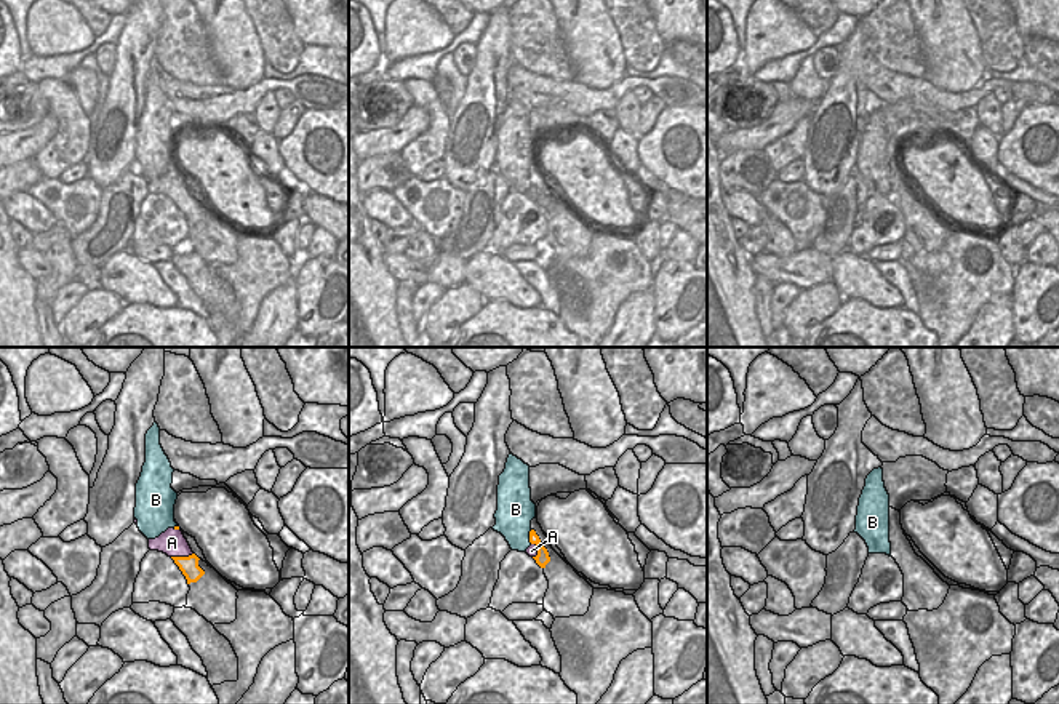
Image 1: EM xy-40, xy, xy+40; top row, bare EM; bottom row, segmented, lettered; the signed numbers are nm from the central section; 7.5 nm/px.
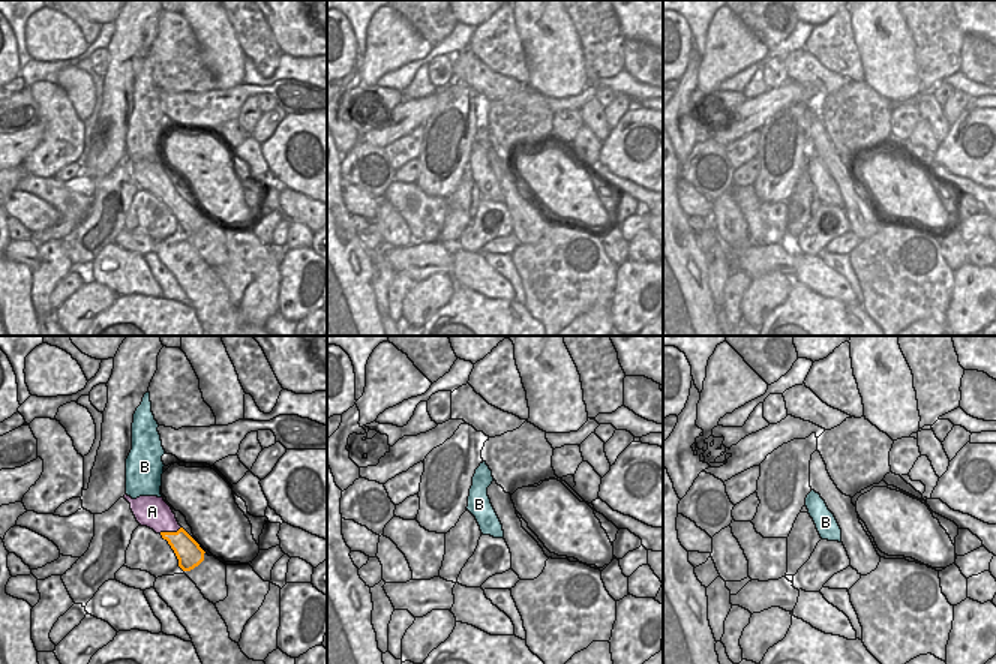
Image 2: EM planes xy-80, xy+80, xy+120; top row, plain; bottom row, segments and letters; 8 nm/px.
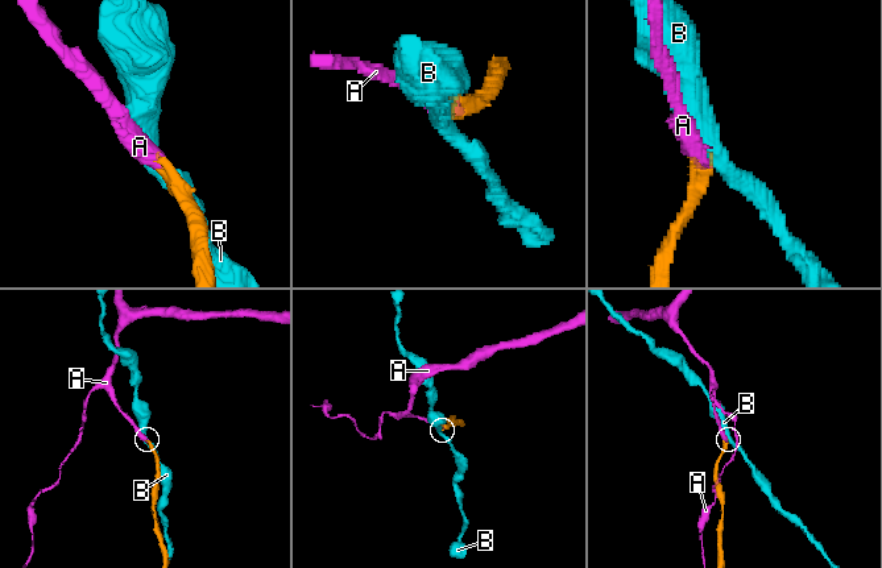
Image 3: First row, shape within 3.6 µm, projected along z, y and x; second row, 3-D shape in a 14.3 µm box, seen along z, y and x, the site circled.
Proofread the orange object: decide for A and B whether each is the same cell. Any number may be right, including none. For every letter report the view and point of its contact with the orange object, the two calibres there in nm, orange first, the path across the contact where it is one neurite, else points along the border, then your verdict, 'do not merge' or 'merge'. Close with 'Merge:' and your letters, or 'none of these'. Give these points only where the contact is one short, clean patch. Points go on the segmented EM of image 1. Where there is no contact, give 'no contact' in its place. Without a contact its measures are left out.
A: meets orange in xy-40 at (181, 557); 140 nm thick on the orange side, 190 nm on the other; runs through xy-40 (189, 565), (181, 557), (171, 543); merge
B: meets orange in xy at (530, 536); 100 nm thick on the orange side, 280 nm on the other; border along xy (531, 530), (530, 543); do not merge
Merge: A

